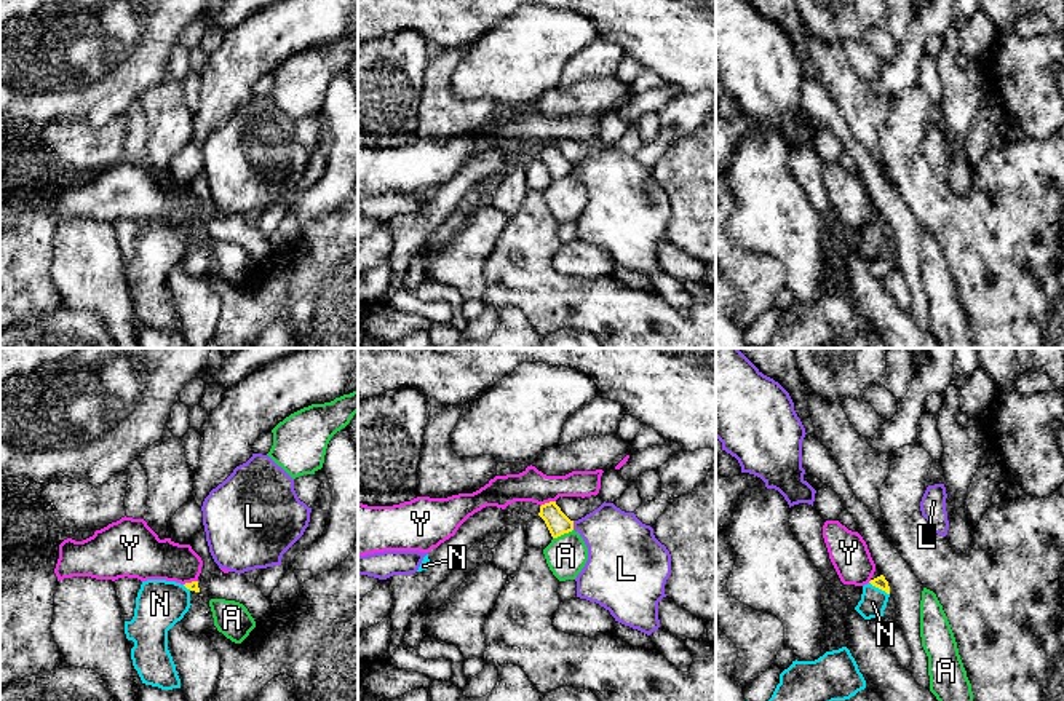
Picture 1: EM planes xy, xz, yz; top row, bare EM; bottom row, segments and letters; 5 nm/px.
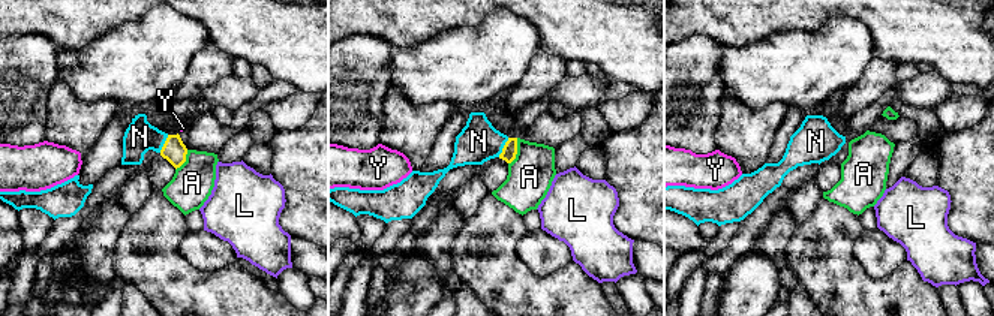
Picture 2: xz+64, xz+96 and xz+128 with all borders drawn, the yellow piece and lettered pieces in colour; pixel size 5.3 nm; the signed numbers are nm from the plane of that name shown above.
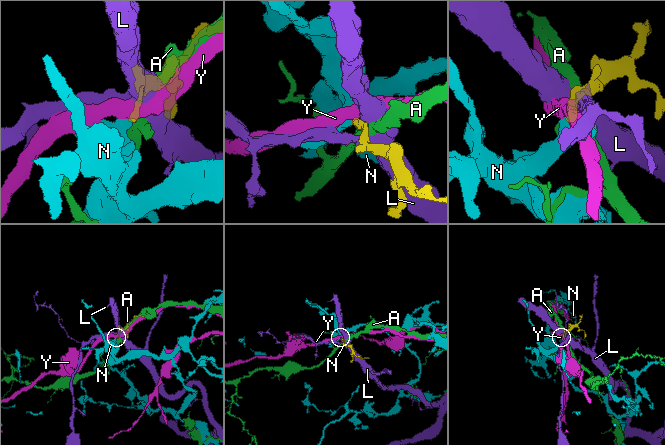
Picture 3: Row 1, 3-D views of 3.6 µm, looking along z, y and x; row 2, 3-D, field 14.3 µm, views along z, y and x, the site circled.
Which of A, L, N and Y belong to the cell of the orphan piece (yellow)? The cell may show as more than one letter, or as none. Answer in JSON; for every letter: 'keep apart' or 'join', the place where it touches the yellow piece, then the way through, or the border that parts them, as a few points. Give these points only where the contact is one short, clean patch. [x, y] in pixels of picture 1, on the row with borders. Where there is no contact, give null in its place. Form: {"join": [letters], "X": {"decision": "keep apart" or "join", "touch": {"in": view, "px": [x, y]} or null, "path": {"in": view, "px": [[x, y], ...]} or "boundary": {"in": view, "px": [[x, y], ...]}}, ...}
{"join": ["N"], "A": {"decision": "keep apart", "touch": {"in": "xz", "px": [563, 534]}}, "L": {"decision": "keep apart", "touch": {"in": "xz", "px": [572, 526]}}, "N": {"decision": "join", "touch": {"in": "yz", "px": [879, 588]}, "path": {"in": "yz", "px": [[879, 582], [879, 588], [873, 602]]}}, "Y": {"decision": "keep apart", "touch": {"in": "xz", "px": [547, 503]}, "boundary": {"in": "xz", "px": [[555, 500], [545, 502], [540, 506]]}}}

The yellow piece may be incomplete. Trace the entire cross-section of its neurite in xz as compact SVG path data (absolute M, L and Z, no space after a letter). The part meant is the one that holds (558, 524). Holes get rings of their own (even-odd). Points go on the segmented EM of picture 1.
M550 501L540 506L538 516L545 521L553 538L574 530L574 521L570 521L556 501Z

